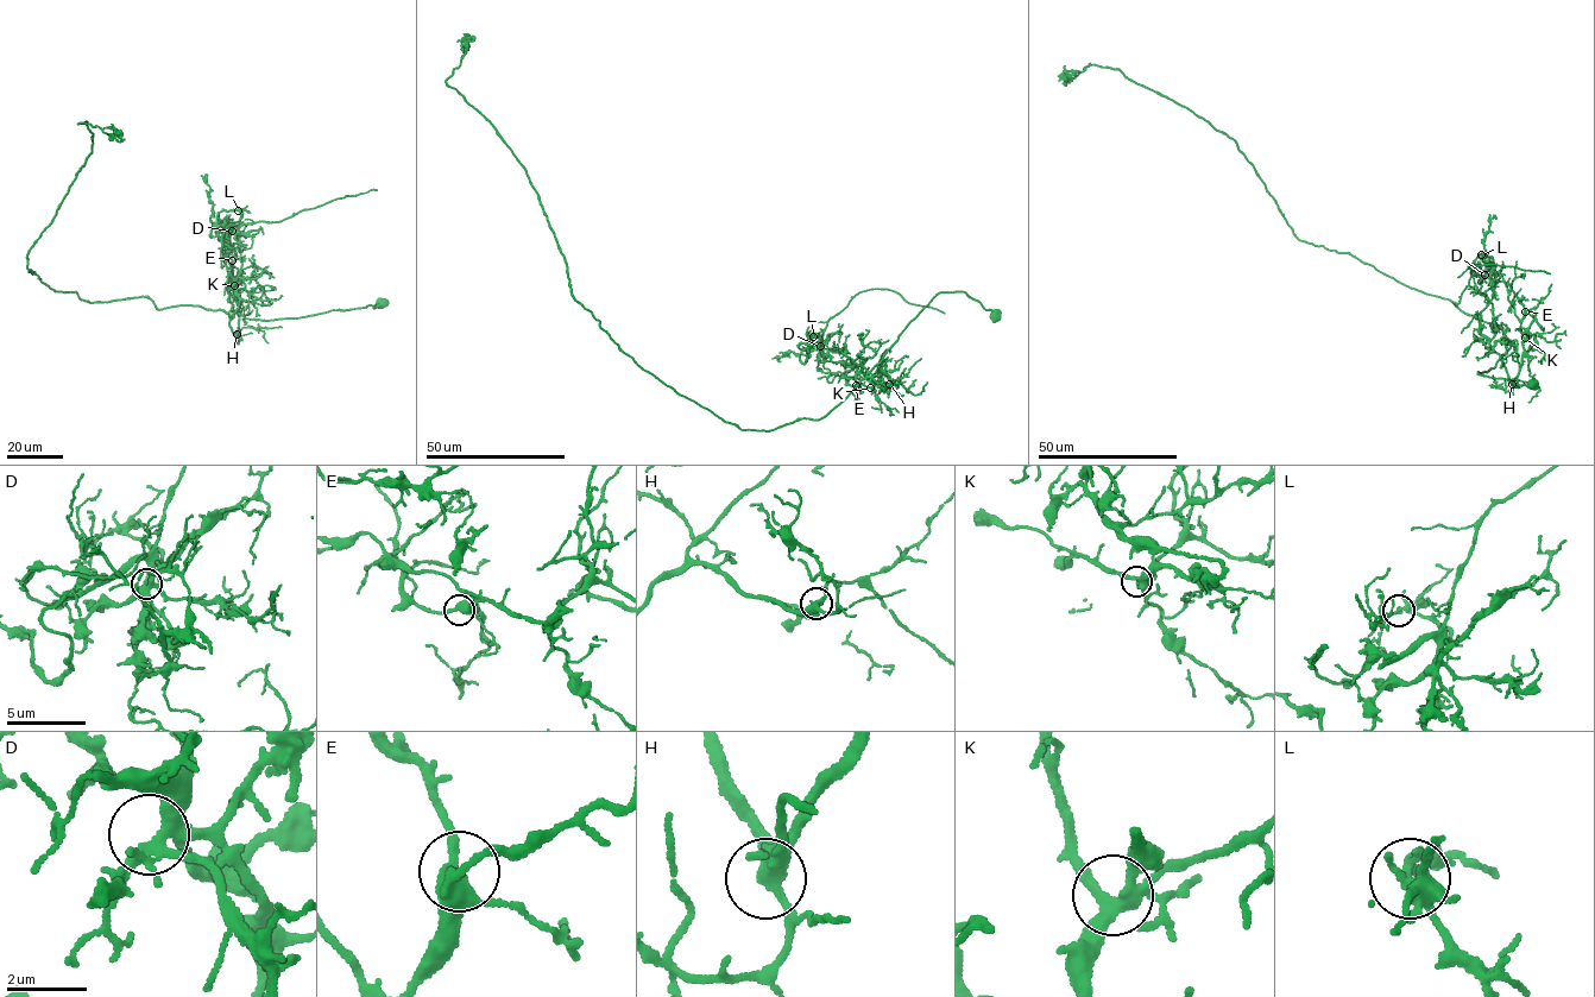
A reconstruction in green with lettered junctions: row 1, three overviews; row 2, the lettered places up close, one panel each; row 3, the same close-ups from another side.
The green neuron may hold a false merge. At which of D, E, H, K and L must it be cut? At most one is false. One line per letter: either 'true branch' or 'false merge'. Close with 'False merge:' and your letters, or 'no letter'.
D: true branch
E: true branch
H: true branch
K: true branch
L: false merge
False merge: L

